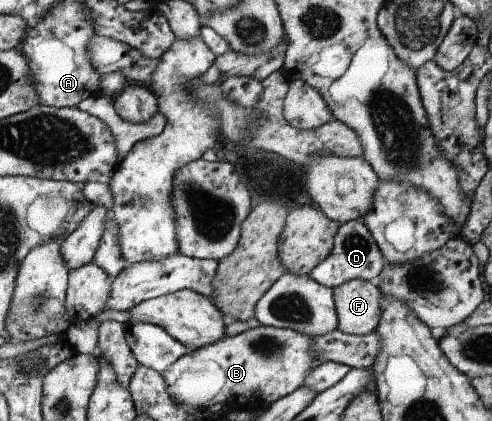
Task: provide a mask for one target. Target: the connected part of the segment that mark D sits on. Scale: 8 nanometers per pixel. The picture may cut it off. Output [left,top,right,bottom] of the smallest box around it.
[310,220,388,291]

